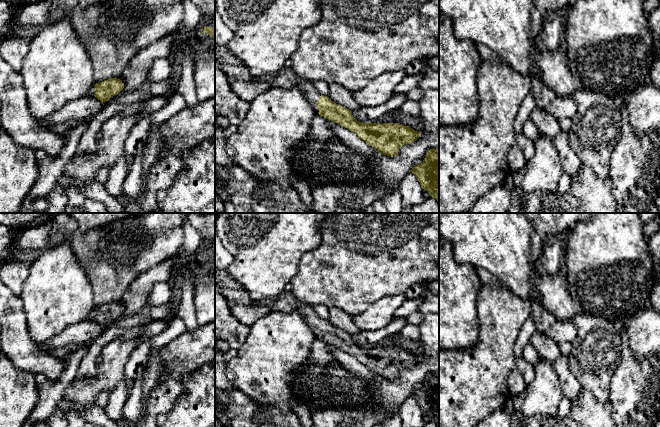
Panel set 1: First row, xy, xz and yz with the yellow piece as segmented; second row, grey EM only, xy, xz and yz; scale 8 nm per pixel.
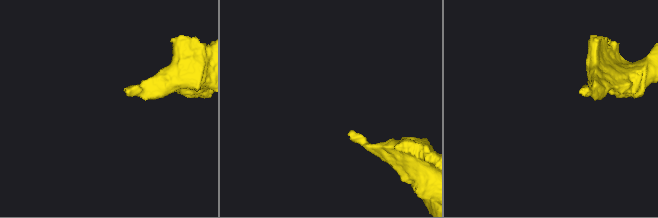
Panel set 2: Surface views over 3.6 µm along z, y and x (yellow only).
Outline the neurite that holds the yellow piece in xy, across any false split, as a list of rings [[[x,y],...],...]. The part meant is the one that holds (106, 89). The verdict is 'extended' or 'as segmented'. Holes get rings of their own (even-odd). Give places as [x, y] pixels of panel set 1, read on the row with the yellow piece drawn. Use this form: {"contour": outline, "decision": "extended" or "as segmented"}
{"contour": [[[111,78],[100,83],[96,83],[88,90],[87,95],[95,96],[98,100],[106,102],[111,97],[119,94],[123,88],[124,85],[122,83],[122,80]]], "decision": "extended"}

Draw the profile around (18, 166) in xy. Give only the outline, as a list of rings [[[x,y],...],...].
[[[0,127],[0,213],[18,213],[39,174],[36,151],[18,145]]]

